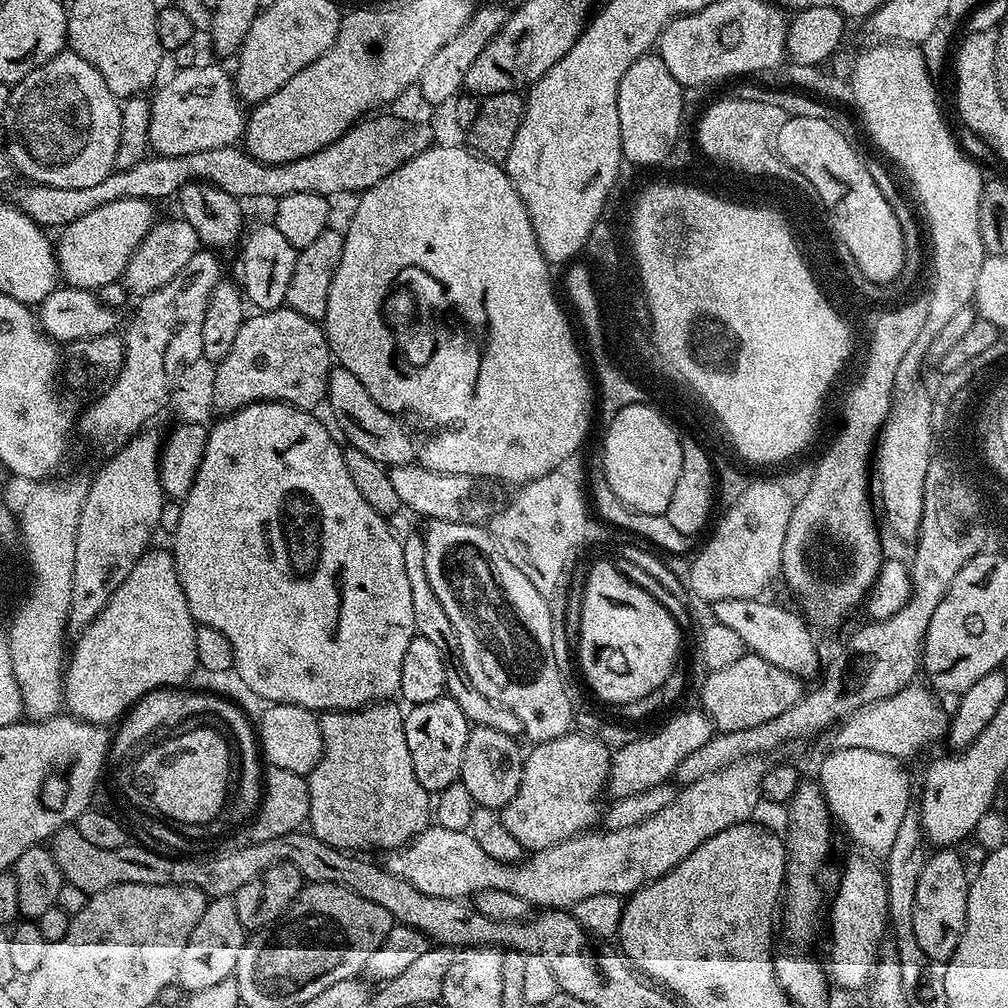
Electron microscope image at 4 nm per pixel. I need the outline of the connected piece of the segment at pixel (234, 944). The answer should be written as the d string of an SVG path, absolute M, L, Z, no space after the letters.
M227 896L209 899L206 910L202 910L202 918L198 918L198 926L190 930L190 938L178 962L176 980L184 987L183 991L189 993L207 990L217 982L233 979L238 966L238 954L242 954L245 939L246 930L242 922L238 922L235 899Z

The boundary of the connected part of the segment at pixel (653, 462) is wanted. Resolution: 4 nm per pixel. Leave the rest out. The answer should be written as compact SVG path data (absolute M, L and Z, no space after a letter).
M636 404L626 405L624 409L619 410L612 421L606 424L608 433L604 436L604 444L602 444L602 451L605 458L605 474L606 481L609 482L610 487L615 494L625 503L626 507L630 507L635 512L642 514L656 514L662 515L667 513L670 506L670 498L674 494L674 486L678 486L678 474L682 474L682 462L684 461L684 451L680 445L681 433L674 427L673 421L659 407L652 404Z

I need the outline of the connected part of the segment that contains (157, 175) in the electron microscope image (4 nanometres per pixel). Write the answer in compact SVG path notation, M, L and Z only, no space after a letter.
M376 114L371 118L361 119L359 122L352 125L343 136L339 136L334 142L330 142L330 146L322 146L322 150L318 150L309 156L303 156L297 160L291 160L285 164L265 164L263 160L255 160L253 156L248 155L243 147L233 146L231 148L215 148L214 150L198 150L194 154L186 154L185 156L158 156L153 155L151 158L146 158L142 162L138 162L134 166L130 166L127 170L114 170L106 178L102 178L102 182L97 182L95 186L86 186L85 188L67 188L66 186L50 186L49 184L33 184L25 183L24 192L20 192L14 197L14 203L20 211L25 212L28 217L40 225L45 230L63 230L68 227L70 222L74 222L78 218L82 218L82 214L90 214L90 210L98 210L98 206L106 206L106 202L118 202L119 200L150 200L159 202L167 196L175 197L183 184L189 182L203 182L206 184L216 184L218 190L226 190L226 194L237 198L245 198L244 196L272 196L271 198L279 198L286 194L318 194L319 196L327 196L335 198L339 192L353 192L359 194L365 192L370 186L374 186L378 182L382 182L382 178L386 178L386 174L390 174L394 170L398 170L398 166L402 166L406 162L410 162L410 158L414 158L418 154L422 154L427 148L433 147L432 128L428 124L407 124L404 120L399 120L396 116L380 116L384 114Z

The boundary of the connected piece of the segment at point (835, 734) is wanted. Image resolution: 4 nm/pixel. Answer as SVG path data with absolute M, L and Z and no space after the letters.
M927 687L903 688L898 694L876 702L850 714L831 729L833 749L842 750L874 750L874 754L886 754L907 761L907 756L923 750L927 744L943 737L948 731L949 713L931 696L933 693Z

